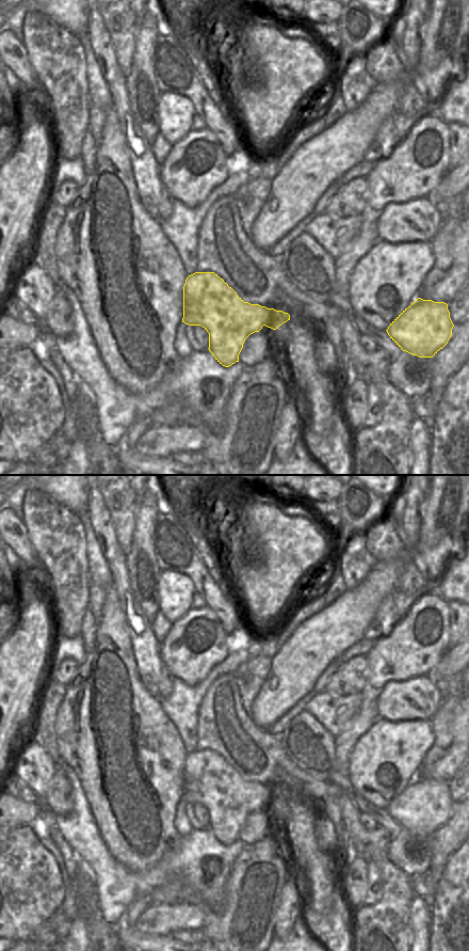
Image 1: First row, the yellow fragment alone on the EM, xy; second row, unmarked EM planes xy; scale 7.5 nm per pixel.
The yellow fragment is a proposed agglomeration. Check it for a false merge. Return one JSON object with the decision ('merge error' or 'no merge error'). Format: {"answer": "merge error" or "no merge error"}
{"answer": "no merge error"}

